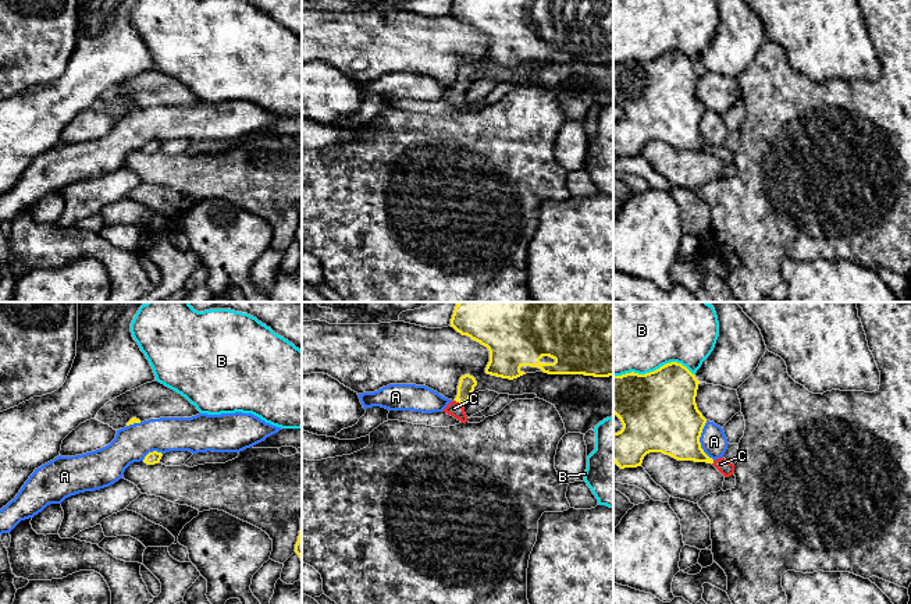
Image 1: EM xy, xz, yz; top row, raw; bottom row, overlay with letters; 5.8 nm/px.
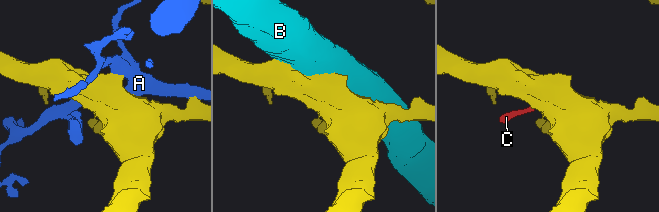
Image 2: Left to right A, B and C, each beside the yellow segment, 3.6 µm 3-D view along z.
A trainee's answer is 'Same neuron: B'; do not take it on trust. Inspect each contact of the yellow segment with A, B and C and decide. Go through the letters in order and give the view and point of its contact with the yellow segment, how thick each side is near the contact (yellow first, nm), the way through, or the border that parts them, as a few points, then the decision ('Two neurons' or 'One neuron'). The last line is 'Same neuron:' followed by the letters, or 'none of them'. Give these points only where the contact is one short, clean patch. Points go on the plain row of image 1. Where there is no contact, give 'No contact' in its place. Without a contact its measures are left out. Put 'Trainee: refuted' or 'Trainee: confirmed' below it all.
A: Touches yellow at yz (698, 130). Thickness 400 nm (yellow) against 150 nm. Two neurons
B: Touches yellow at yz (654, 59). Thickness 440 nm (yellow) against 360 nm. Two neurons
C: Touches yellow at xz (459, 91). Thickness 100 nm (yellow) against 90 nm. Path across: xz (466, 74), (459, 91), (454, 96). One neuron
Same neuron: C
Trainee: refuted

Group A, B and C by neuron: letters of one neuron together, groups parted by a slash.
A / B / C

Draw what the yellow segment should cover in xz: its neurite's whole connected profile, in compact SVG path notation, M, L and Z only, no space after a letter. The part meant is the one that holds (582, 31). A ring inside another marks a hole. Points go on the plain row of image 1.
M453 0L451 15L488 36L485 61L491 64L509 68L535 60L613 64L613 0Z

